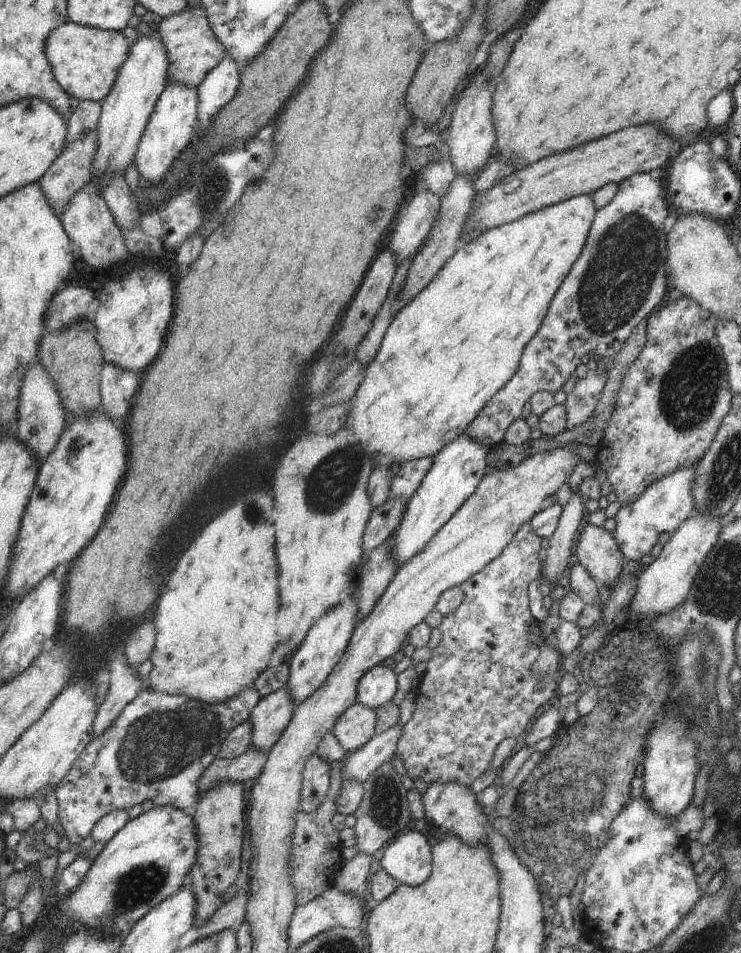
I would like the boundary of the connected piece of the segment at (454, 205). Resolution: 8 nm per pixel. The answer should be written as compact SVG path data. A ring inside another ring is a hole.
M458 175L452 181L449 191L443 196L438 216L431 226L431 231L425 240L424 247L416 253L394 302L394 316L398 314L400 308L409 305L435 279L436 274L440 272L440 269L458 250L456 246L457 240L461 236L467 215L473 208L475 197L475 190L473 189L474 180L475 178L472 177L460 177Z

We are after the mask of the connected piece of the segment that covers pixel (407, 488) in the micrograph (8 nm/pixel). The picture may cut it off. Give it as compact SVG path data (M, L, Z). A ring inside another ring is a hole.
M432 458L408 460L392 467L394 478L391 480L390 497L401 498L405 503L416 492L432 466Z

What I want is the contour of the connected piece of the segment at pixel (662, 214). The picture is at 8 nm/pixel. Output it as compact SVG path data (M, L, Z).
M636 173L617 185L618 192L612 202L595 212L584 248L553 296L536 336L524 347L516 372L465 430L466 436L474 438L476 442L488 446L489 449L496 450L493 468L508 470L528 458L529 455L524 453L524 446L508 444L503 440L503 436L506 428L521 417L524 404L529 398L538 391L554 394L562 390L562 386L574 374L576 367L590 356L614 360L616 354L622 350L624 342L632 334L632 330L644 318L650 316L666 294L665 264L669 253L666 232L674 214L667 203L664 183L652 180L650 173Z

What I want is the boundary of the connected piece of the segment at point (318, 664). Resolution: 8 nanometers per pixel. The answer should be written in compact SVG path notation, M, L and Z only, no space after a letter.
M354 592L346 602L322 615L319 621L308 631L306 638L293 654L289 666L289 677L284 687L288 689L296 708L321 688L328 675L334 670L336 663L340 662L357 624L355 620L356 601L357 592Z

